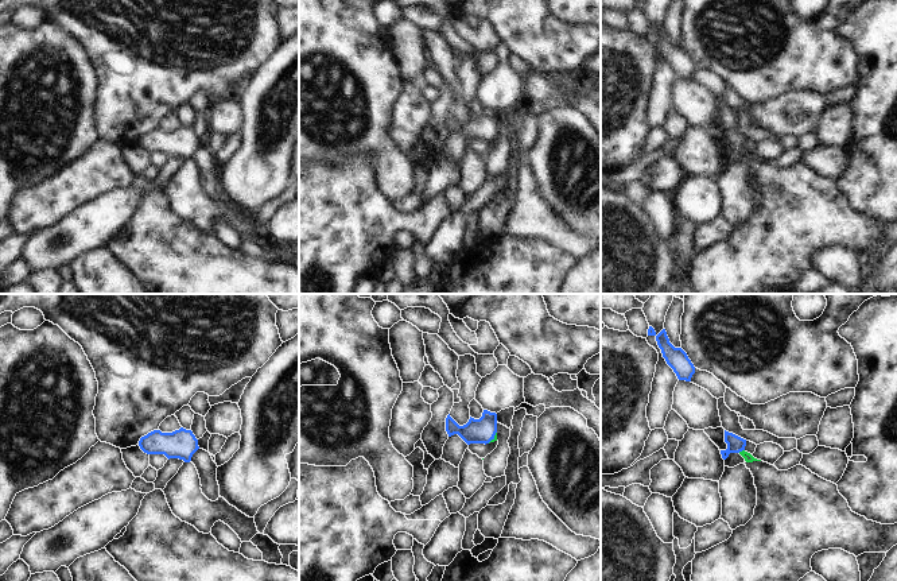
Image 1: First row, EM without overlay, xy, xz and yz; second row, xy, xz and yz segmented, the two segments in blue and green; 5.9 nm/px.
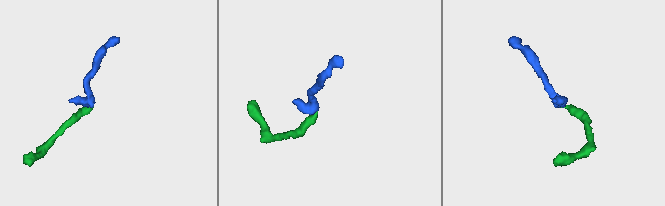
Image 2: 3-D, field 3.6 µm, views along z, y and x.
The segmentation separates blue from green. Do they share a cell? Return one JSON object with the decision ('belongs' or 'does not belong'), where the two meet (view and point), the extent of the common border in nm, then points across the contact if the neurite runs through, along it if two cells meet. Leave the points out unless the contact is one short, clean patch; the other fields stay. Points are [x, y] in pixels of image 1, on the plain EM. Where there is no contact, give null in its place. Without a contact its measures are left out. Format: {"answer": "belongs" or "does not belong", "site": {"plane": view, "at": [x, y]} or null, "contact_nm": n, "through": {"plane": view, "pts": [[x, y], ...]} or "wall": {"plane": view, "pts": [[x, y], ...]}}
{"answer": "belongs", "site": {"plane": "yz", "at": [741, 148]}, "contact_nm": 40, "through": {"plane": "yz", "pts": [[736, 142], [741, 148], [748, 155]]}}

